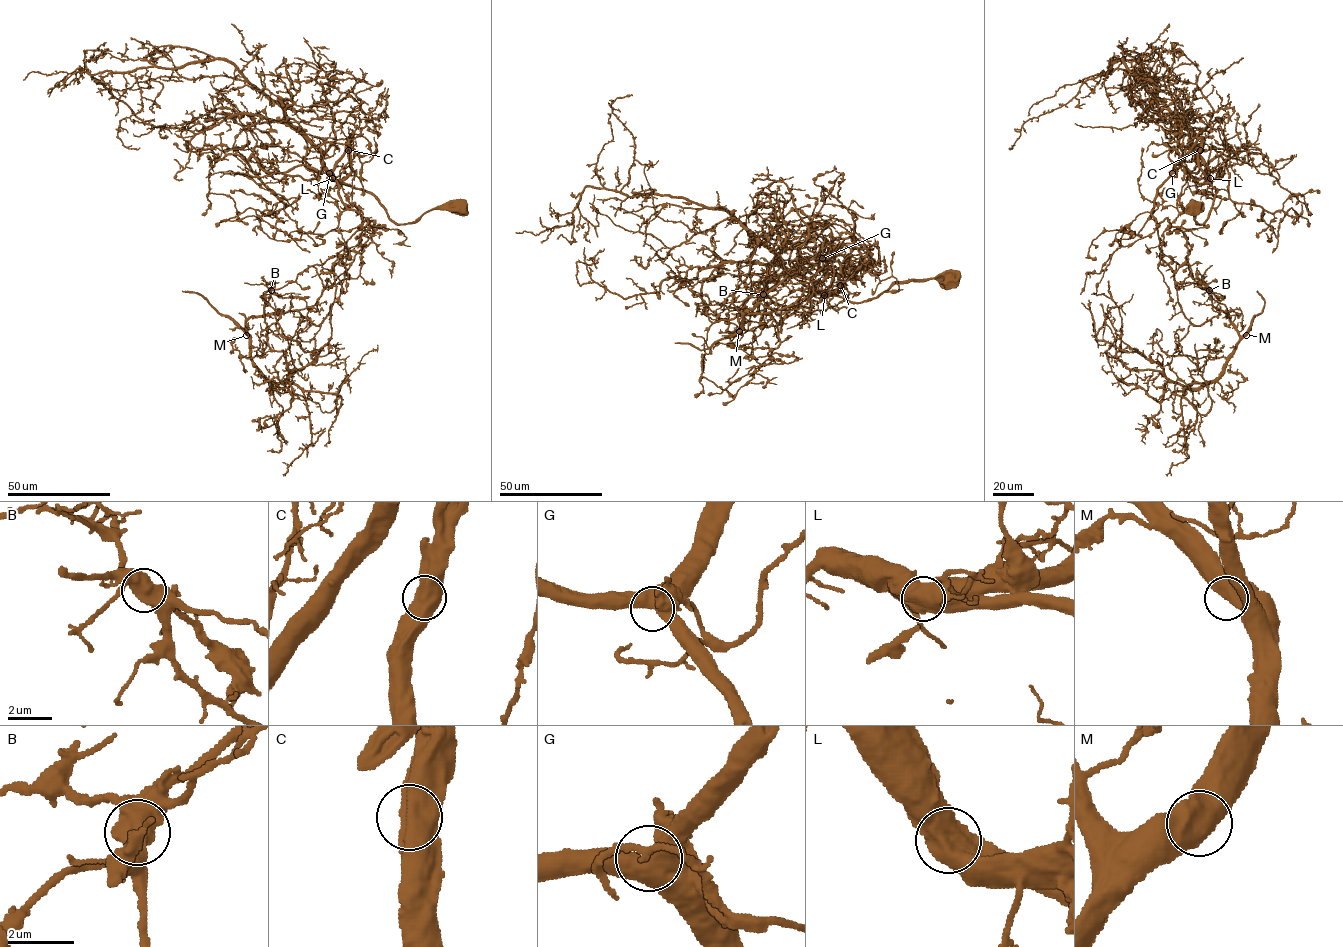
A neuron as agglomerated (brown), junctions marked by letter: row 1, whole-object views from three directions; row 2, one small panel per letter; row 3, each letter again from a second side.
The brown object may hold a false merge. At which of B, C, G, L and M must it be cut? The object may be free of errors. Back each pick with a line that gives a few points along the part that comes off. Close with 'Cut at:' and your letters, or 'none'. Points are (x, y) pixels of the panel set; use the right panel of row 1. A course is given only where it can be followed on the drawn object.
B: course (1209, 290), (1227, 308), (1239, 342), (1222, 372), (1197, 388), (1096, 337), (1108, 312), (1133, 293)
Cut at: B

